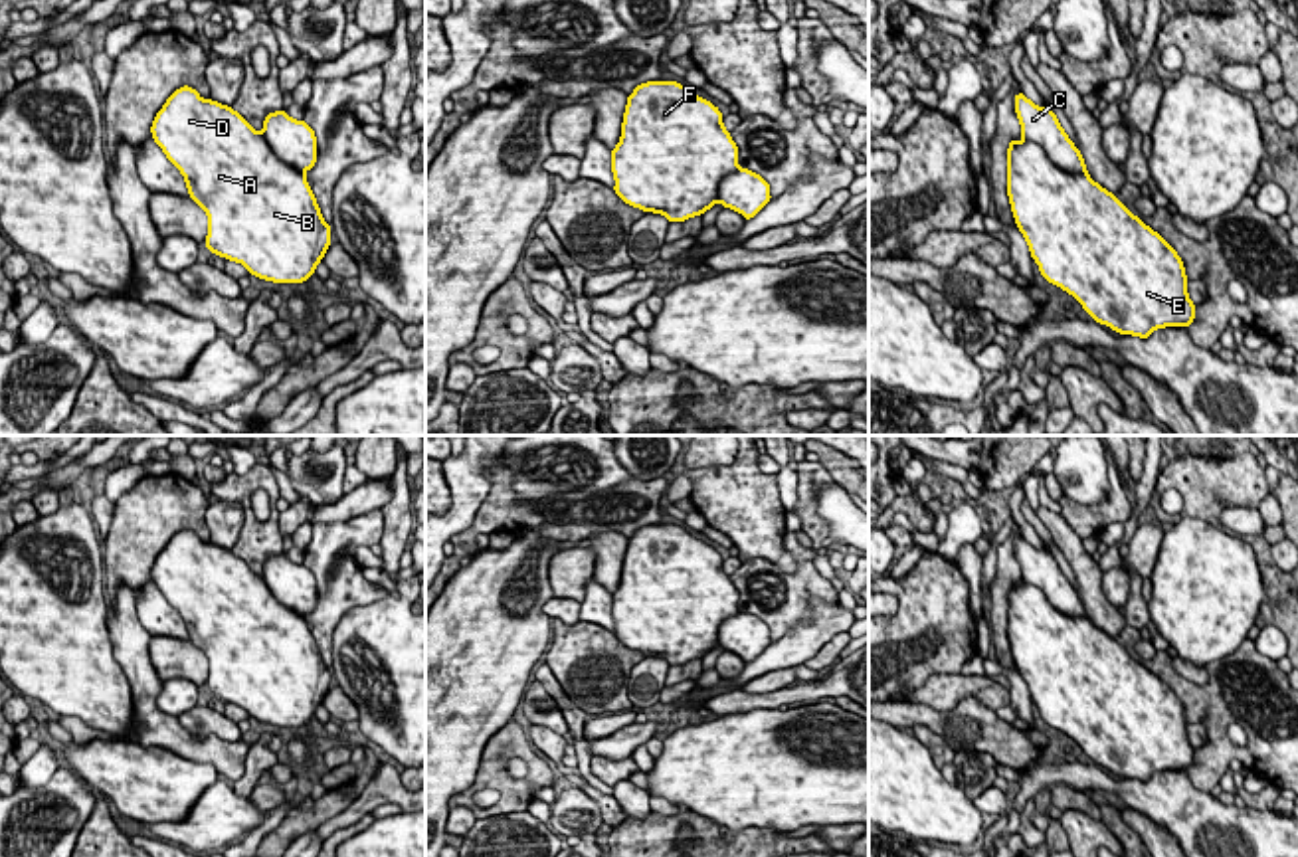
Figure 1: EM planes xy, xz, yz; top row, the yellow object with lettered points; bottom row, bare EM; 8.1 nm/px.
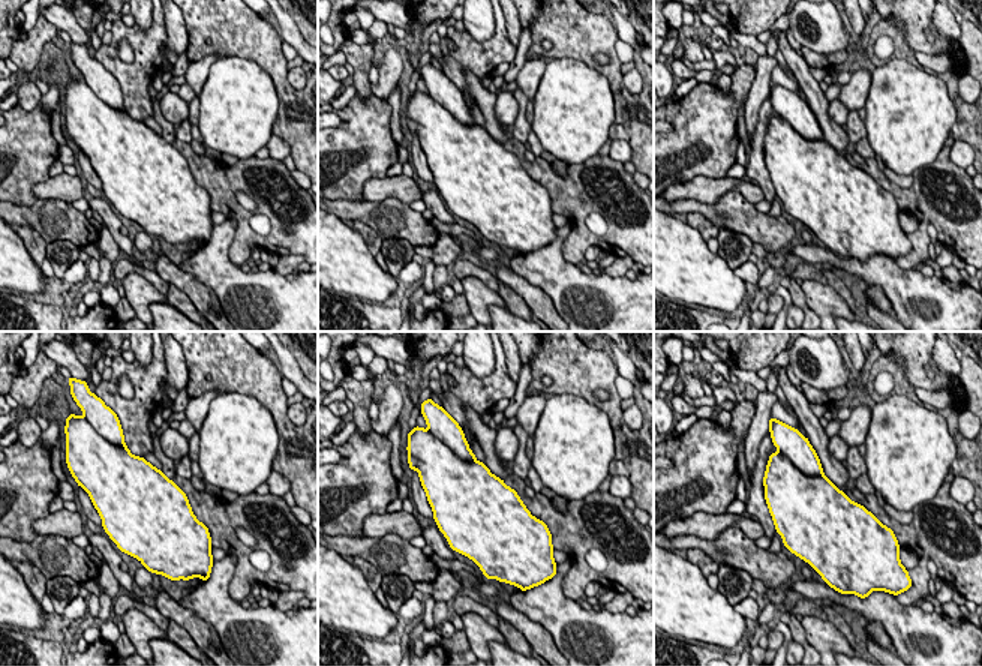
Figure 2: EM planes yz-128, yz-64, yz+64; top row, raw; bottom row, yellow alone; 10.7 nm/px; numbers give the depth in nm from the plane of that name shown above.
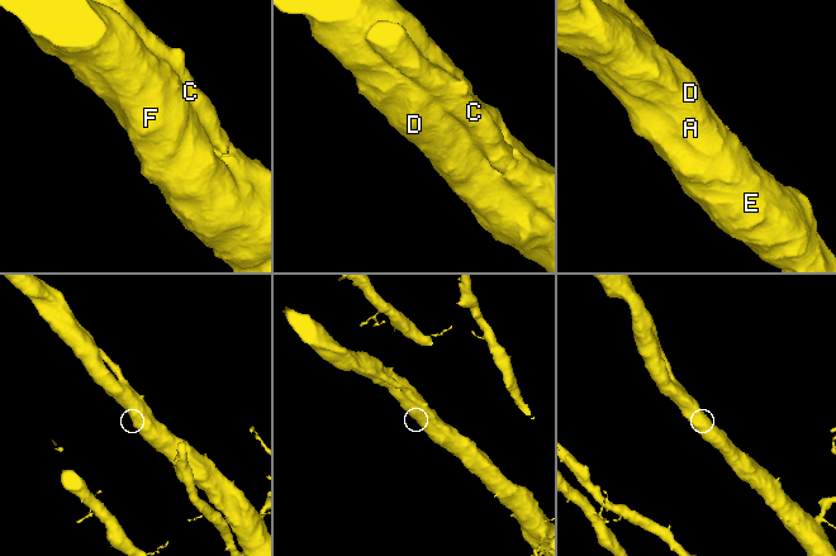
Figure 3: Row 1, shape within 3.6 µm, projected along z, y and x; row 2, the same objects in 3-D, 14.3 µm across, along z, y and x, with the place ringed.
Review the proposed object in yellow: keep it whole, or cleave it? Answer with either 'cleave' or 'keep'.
keep

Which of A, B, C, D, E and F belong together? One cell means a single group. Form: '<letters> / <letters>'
A B C D E F

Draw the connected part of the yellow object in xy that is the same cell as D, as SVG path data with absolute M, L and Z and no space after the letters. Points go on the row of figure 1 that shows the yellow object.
M184 85L174 91L156 113L150 127L152 139L168 160L182 172L190 198L208 214L206 247L228 261L237 261L259 279L275 283L303 283L313 273L330 245L330 226L323 220L305 172L317 162L317 137L305 121L291 119L283 109L265 115L257 133L232 107L202 99Z

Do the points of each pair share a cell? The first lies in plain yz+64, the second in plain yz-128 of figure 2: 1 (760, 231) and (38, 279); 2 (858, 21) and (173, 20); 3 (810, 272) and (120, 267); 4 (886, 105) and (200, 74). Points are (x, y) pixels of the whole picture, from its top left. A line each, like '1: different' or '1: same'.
1: different
2: different
3: same
4: different

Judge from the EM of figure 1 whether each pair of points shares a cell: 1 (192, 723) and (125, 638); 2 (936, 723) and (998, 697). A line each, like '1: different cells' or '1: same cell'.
1: different cells
2: different cells

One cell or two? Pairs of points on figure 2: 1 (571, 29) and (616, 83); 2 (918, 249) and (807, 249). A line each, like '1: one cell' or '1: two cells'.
1: one cell
2: two cells

